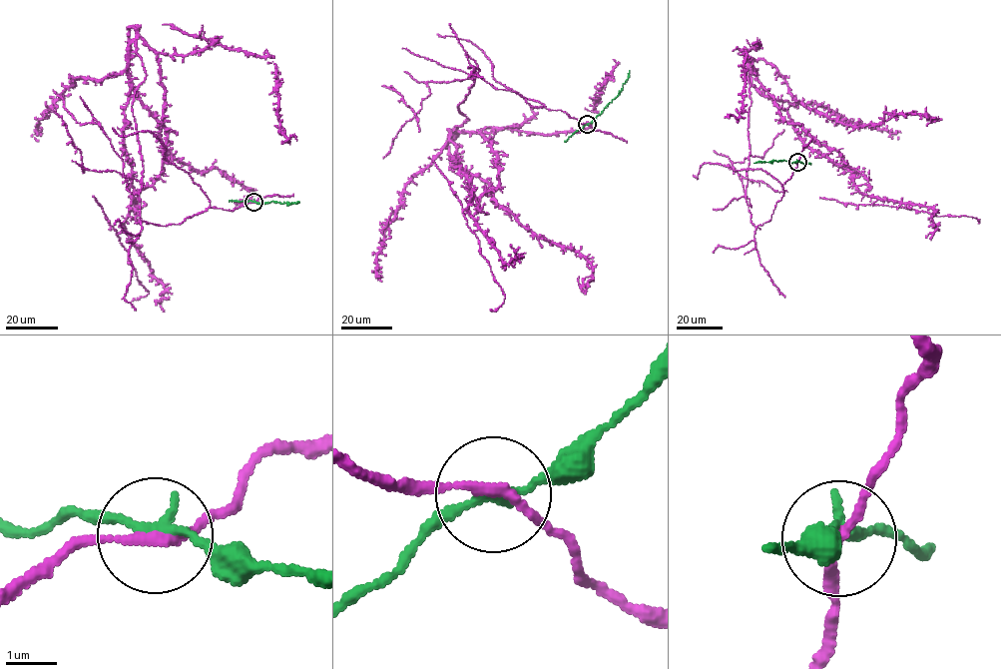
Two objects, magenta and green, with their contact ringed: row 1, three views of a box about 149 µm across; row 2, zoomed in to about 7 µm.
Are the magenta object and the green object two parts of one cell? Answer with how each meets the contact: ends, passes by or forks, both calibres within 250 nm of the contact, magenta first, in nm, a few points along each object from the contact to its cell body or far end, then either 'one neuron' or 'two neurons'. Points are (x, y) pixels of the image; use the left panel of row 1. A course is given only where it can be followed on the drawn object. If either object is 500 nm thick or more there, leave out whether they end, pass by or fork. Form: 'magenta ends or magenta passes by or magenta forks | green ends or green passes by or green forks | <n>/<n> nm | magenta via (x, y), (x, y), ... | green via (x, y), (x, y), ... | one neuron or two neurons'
magenta passes by | green passes by | 190/180 nm | magenta via (252, 202), (142, 221), (136, 36), (123, 139), (134, 191), (116, 235), (148, 293), (132, 301) | green via (252, 202), (299, 202) | two neurons

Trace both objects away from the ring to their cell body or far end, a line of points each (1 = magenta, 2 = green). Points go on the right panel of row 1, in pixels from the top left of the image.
1: (797, 162), (770, 220), (754, 226), (746, 193), (748, 69), (803, 143), (849, 170), (873, 204), (978, 223)
2: (797, 162), (754, 163)

